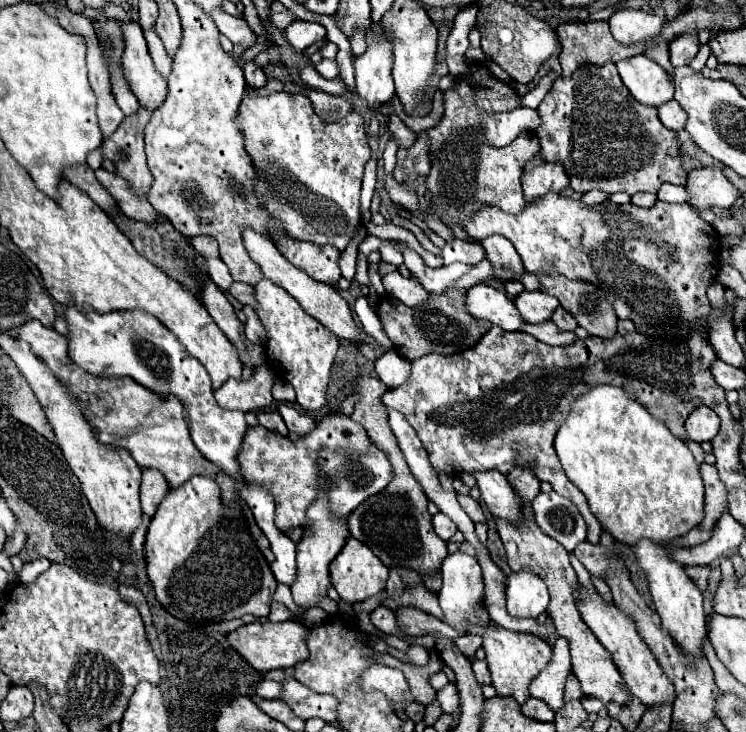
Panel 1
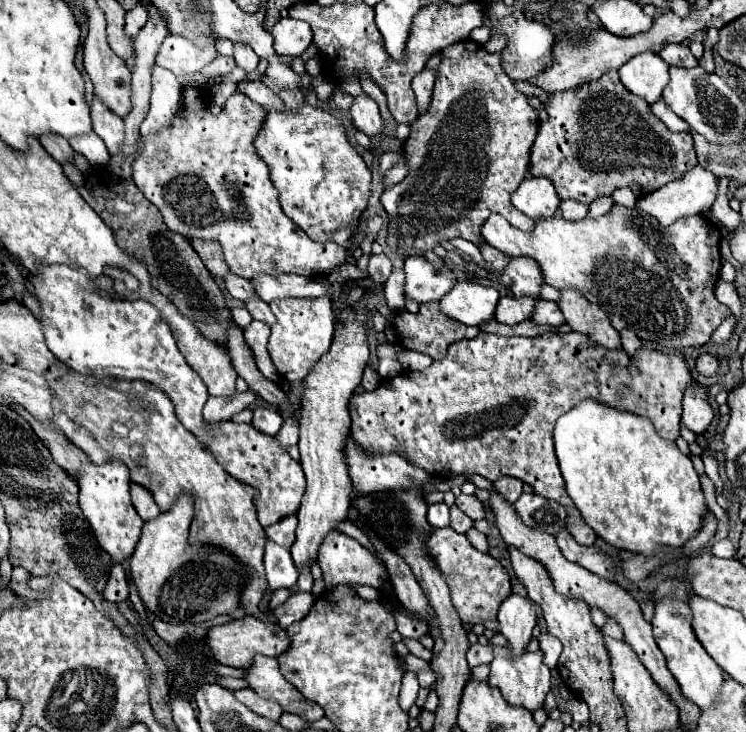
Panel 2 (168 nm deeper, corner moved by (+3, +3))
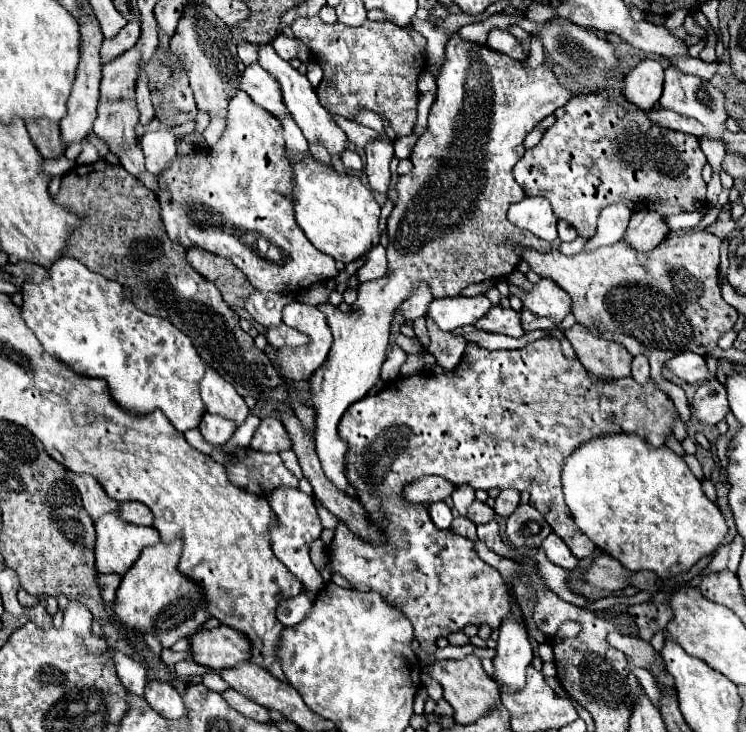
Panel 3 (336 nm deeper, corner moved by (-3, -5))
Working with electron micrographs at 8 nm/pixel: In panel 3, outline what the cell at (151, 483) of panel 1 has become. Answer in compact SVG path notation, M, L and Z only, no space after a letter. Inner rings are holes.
M128 501L128 503L122 503L122 509L120 509L120 517L124 521L130 521L130 523L136 523L136 525L152 525L154 523L154 517L152 517L152 511L138 503L138 501Z

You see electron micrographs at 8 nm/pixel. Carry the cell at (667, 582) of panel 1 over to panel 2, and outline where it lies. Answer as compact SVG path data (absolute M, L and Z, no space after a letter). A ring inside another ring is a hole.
M670 597L662 599L656 605L656 613L652 619L654 639L660 647L660 651L664 653L666 665L668 665L670 673L674 675L674 679L678 681L682 695L688 701L692 701L694 705L698 705L702 711L706 711L718 703L720 687L724 683L724 671L716 665L716 661L704 651L700 641L694 637L690 617L692 617L692 613L690 613L686 601L674 601Z

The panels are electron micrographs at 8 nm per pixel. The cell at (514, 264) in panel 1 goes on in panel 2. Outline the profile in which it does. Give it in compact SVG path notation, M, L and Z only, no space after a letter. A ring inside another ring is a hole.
M510 257L508 267L502 271L500 281L514 293L514 297L540 297L544 285L542 269L534 259Z

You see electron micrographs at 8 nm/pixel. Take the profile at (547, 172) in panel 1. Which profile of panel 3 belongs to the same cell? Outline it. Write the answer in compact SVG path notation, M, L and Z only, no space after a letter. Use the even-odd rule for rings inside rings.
M524 197L522 201L510 205L508 217L516 227L526 229L540 239L554 241L558 237L556 235L558 219L554 217L550 201L542 197Z

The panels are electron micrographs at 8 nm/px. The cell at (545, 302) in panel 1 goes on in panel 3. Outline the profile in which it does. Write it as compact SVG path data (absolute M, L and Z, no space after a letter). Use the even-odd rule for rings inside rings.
M500 305L492 307L488 315L484 315L476 327L490 331L490 333L504 333L510 337L522 337L524 329L520 323L520 313L516 313L514 309L502 309Z

